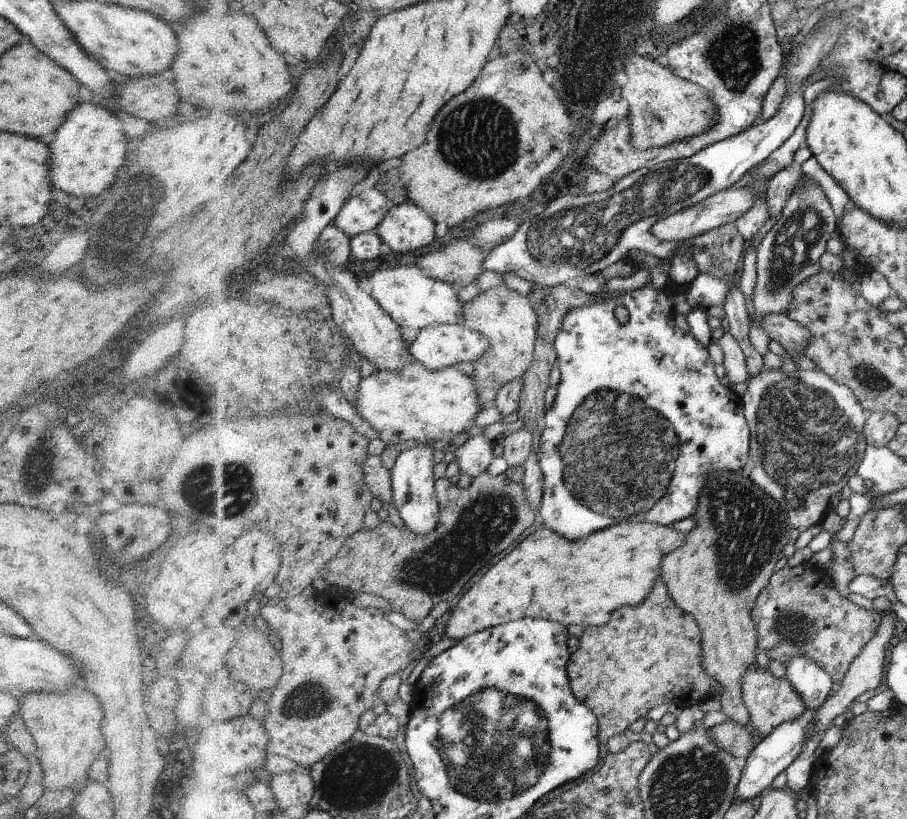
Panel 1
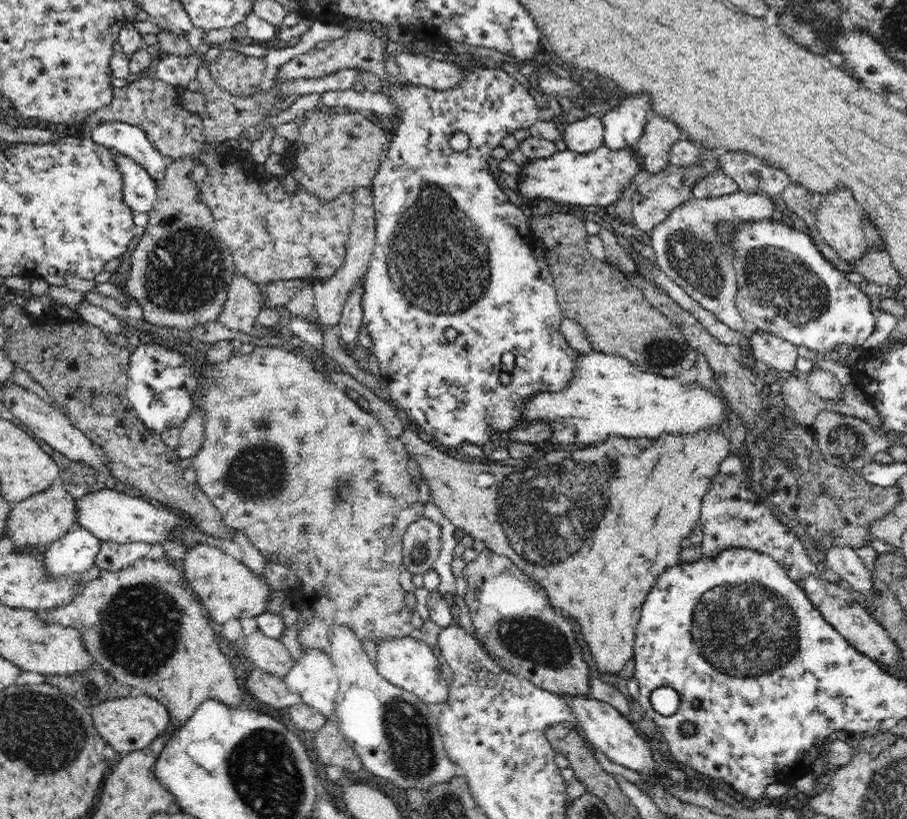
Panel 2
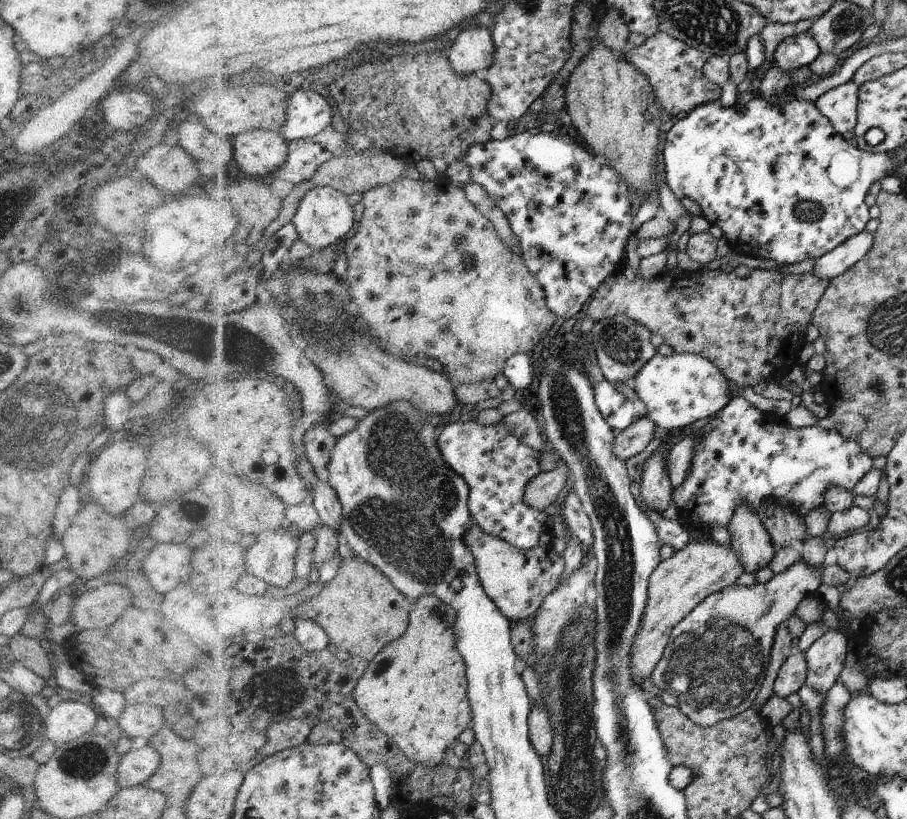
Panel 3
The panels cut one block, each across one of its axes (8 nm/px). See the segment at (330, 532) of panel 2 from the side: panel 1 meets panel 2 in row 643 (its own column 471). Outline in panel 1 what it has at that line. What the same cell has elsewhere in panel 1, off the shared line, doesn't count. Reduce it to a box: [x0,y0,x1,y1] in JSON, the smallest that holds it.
[462,284,537,409]

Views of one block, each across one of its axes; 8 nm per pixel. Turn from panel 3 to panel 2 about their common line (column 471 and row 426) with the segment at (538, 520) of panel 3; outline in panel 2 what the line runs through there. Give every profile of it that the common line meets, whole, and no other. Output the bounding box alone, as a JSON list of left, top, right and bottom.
[362,66,578,449]

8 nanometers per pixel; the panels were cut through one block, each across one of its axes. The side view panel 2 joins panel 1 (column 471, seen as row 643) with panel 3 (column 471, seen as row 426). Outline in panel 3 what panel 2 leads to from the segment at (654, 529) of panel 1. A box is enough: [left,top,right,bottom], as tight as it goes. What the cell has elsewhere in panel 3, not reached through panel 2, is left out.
[355,594,473,767]

